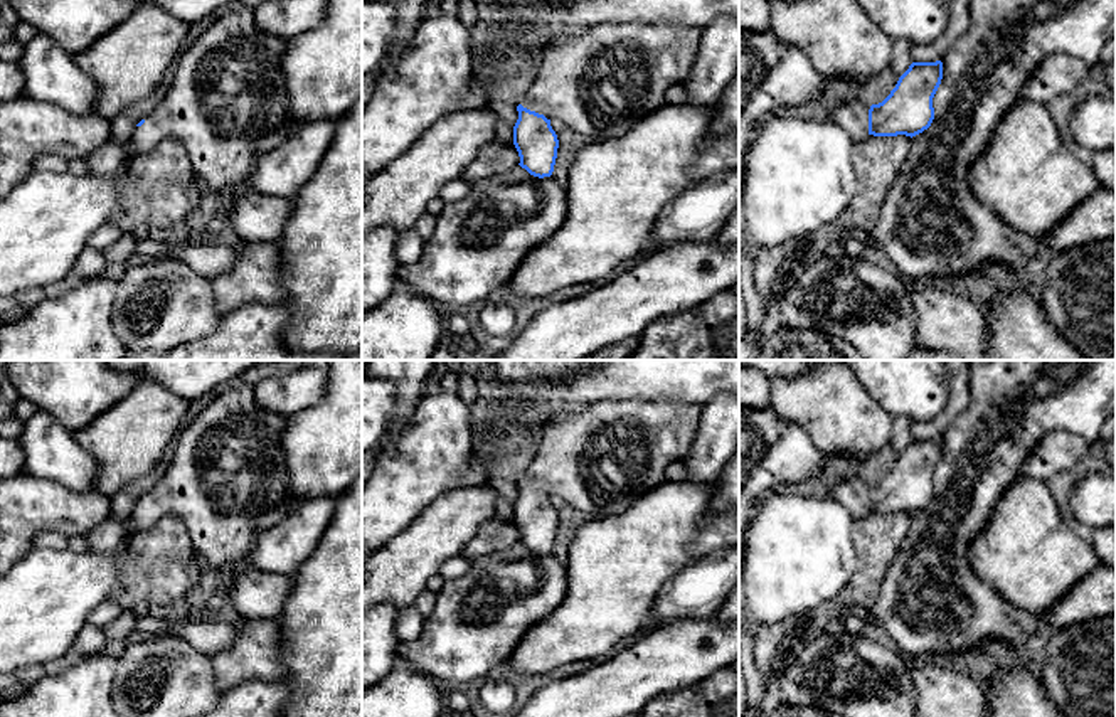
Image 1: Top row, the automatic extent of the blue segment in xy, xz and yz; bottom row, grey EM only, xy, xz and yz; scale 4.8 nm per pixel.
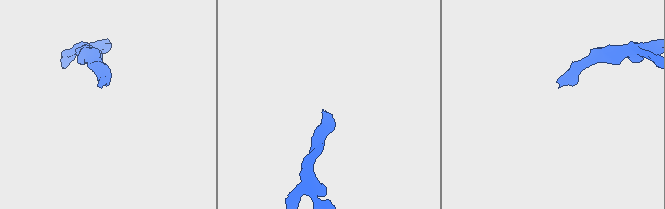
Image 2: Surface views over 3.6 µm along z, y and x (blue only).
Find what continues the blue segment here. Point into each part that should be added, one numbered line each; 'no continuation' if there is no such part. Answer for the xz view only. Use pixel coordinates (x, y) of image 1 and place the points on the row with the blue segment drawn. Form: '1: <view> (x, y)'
1: xz (601, 83)

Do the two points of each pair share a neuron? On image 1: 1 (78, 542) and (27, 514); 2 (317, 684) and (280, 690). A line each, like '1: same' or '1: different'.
1: different
2: different

